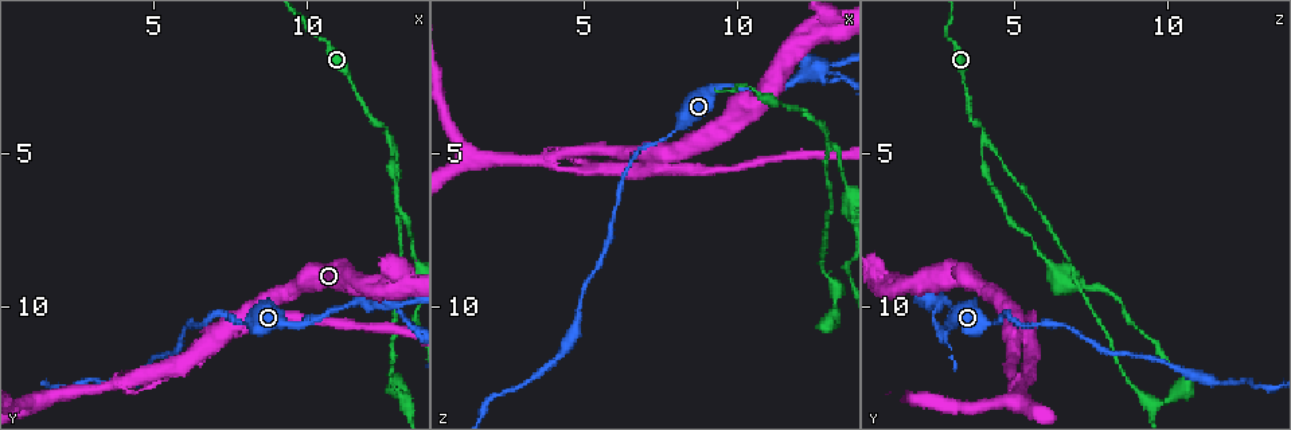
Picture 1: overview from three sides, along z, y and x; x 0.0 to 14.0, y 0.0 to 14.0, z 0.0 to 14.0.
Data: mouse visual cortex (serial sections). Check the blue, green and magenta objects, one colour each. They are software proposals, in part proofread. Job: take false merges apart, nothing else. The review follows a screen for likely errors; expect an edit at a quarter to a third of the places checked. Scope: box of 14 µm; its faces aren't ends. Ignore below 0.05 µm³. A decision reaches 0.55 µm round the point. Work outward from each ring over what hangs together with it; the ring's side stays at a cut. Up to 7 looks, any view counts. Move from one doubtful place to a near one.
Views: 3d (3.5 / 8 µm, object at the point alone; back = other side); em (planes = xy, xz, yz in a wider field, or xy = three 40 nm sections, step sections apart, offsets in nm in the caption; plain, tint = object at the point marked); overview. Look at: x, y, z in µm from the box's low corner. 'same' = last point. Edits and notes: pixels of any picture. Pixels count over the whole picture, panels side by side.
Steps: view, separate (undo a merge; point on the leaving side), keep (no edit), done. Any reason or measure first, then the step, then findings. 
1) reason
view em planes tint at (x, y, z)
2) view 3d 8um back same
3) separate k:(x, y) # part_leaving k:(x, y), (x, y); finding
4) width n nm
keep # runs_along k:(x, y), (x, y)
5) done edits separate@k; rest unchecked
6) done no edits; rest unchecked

sharp bend
view 3d 8um at (7.5, 10.6, 5.2)

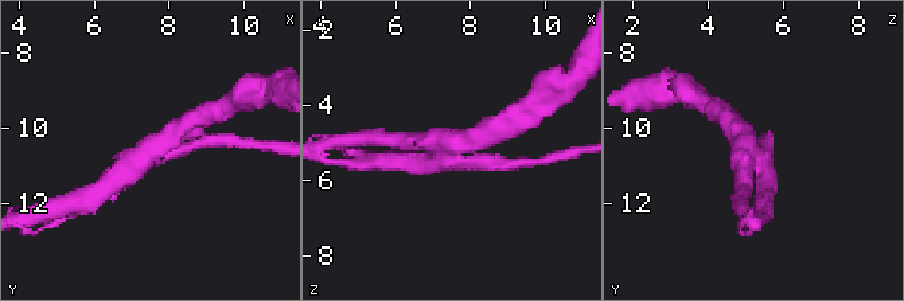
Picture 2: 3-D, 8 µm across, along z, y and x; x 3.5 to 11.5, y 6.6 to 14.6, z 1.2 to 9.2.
arms 4; arm_widths 300, 350, 350, 500 nm; now the EM
view em xy step 2 tint at (7.5, 10.6, 5.2)

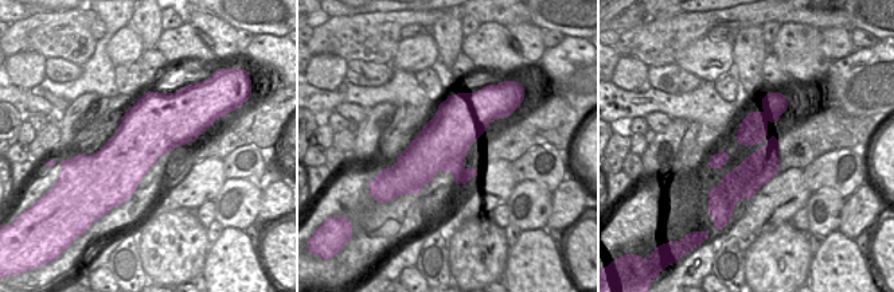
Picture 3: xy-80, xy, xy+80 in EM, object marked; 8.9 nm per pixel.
keep # runs_along 3:(777, 96), (762, 119), (766, 159), (729, 197); one cell here

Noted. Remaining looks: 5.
a fork
view 3d 3.5um at (12.8, 9.9, 2.1)

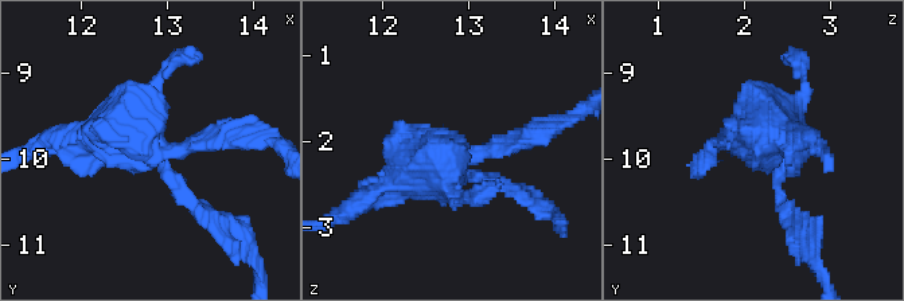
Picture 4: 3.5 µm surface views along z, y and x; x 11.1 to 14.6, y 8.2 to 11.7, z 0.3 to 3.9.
view em xy step 3 tint same

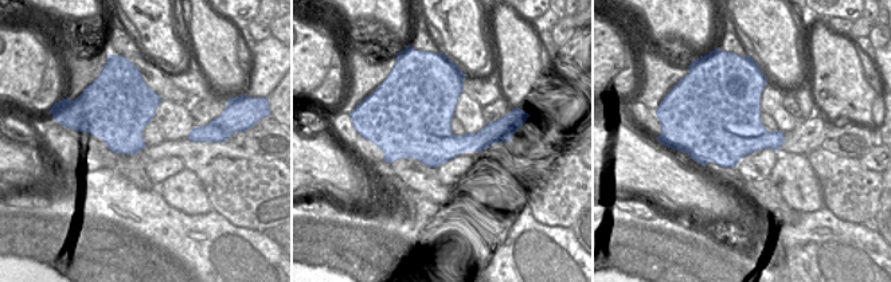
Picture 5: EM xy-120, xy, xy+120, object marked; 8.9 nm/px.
separate 4:(795, 55) # two cells meet here

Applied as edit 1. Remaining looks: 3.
see it whole again
view overview

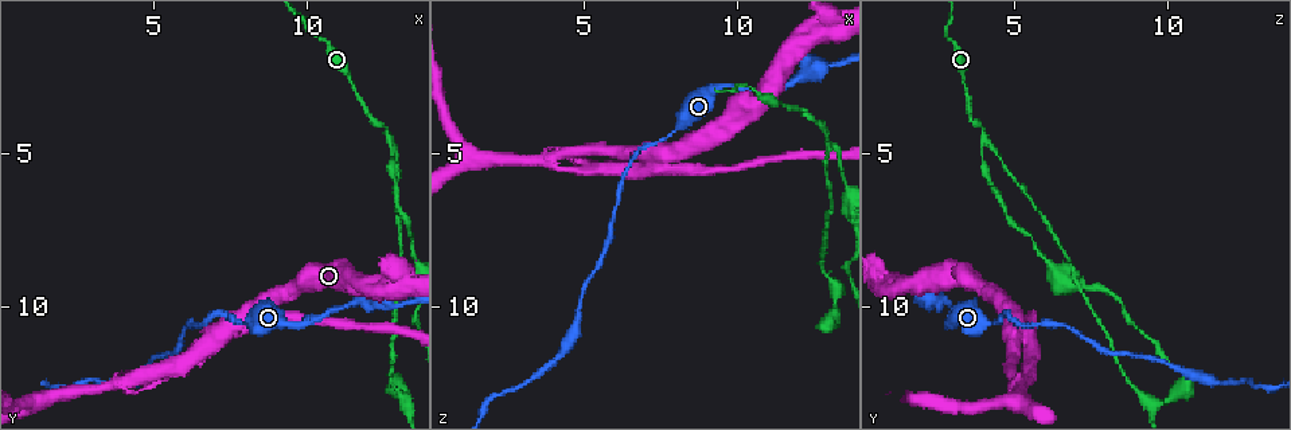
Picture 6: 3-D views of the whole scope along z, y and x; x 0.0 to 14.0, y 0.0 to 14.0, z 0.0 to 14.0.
two arms in line, one across
view em planes tint at (3.8, 12.4, 5.3)

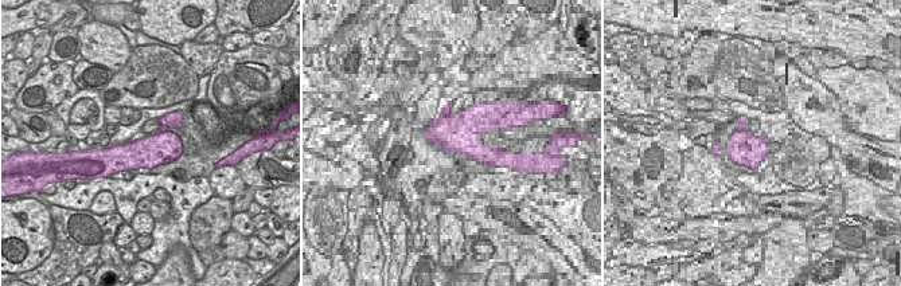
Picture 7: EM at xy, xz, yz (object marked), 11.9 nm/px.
view 3d 3.5um same

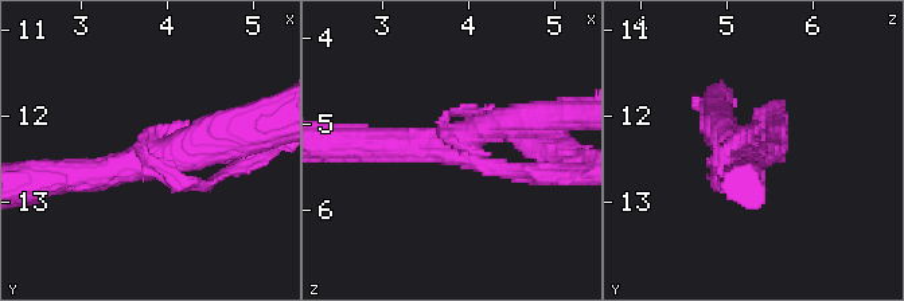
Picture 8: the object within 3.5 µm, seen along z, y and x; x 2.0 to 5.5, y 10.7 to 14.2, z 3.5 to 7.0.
keep # runs_along 8:(234, 131), (69, 175); all the same cell

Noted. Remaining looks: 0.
done edits separate@4; rest unchecked

